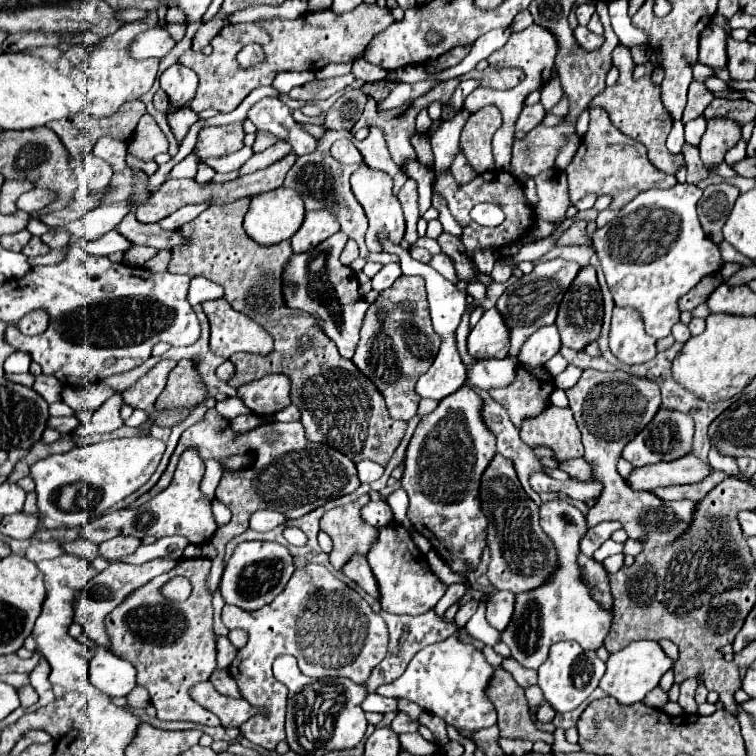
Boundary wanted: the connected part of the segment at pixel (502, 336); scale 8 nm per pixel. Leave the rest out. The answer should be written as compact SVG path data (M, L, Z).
M488 309L468 335L468 353L474 359L504 359L508 353L508 329L496 309Z

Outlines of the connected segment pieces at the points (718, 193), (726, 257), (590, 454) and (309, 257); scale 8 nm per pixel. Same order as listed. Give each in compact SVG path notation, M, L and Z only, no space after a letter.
M708 185L704 189L704 195L698 203L698 217L702 223L704 233L714 241L720 243L722 241L722 227L738 199L740 191L734 185Z
M725 240L722 241L718 246L724 262L739 263L742 266L754 265L754 262L752 260L740 254L732 247L732 245L730 245Z
M586 369L580 381L566 391L576 423L582 431L584 459L594 469L594 479L598 479L604 489L596 505L588 511L588 527L600 521L620 521L628 537L642 541L644 551L654 551L656 547L666 547L682 537L696 513L696 501L662 501L650 491L634 491L620 477L616 463L628 441L632 441L656 415L660 409L660 389L650 379L640 379L624 371L602 373L596 369Z
M338 231L326 241L322 241L318 247L292 255L290 263L284 269L284 299L288 307L308 311L316 317L322 331L336 343L342 357L352 359L356 343L358 343L358 331L364 319L364 313L368 309L368 301L360 297L358 293L358 279L356 273L340 263L340 253L346 245L348 237Z

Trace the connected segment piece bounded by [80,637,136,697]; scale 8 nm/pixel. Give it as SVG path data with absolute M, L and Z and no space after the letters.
M82 637L80 641L94 653L90 659L88 679L96 689L110 697L124 697L136 687L136 669L132 663L116 657L104 647L96 647L88 637Z

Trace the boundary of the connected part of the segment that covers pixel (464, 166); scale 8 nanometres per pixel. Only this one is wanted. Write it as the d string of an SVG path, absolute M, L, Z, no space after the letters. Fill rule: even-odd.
M462 153L454 159L454 163L452 163L450 171L456 181L464 185L469 183L476 177L476 171L472 169L471 165L467 162L467 159Z

